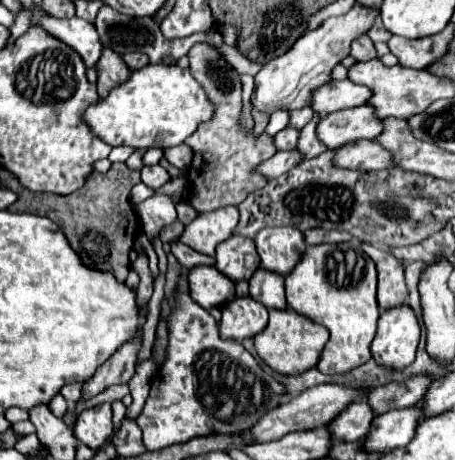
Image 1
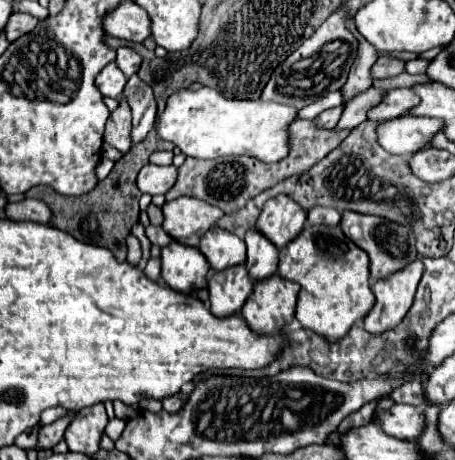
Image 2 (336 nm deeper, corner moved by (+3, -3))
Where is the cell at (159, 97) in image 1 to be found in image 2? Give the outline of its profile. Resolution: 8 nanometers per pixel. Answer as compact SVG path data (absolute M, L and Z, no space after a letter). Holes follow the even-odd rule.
M201 88L197 92L193 90L181 90L173 94L167 102L167 108L163 114L159 114L157 120L157 132L163 140L173 142L185 156L191 158L219 158L227 154L247 154L261 162L279 162L289 154L289 124L297 118L297 110L287 104L277 102L265 102L265 100L235 100L225 98L217 90Z

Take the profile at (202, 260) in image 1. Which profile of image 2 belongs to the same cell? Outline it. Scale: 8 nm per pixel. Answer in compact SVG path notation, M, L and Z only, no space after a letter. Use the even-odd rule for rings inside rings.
M147 226L147 228L145 228L145 234L147 234L147 238L151 240L151 244L157 244L157 246L161 246L161 248L171 242L169 234L167 234L161 226Z

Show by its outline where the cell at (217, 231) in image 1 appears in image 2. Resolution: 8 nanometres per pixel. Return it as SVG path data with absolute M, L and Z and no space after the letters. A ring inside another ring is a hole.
M177 198L163 204L165 232L183 244L197 246L199 238L223 216L223 212L197 198Z

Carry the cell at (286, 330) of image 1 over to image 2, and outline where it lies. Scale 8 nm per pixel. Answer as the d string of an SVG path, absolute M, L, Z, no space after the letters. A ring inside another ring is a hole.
M279 274L257 280L249 300L243 304L241 314L249 328L259 334L273 334L293 320L297 292L299 284L281 280Z

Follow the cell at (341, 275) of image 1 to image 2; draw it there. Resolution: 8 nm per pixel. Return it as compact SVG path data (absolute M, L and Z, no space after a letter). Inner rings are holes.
M305 226L303 232L279 252L279 276L301 286L295 318L301 326L337 340L367 316L375 296L369 288L369 258L339 226Z

